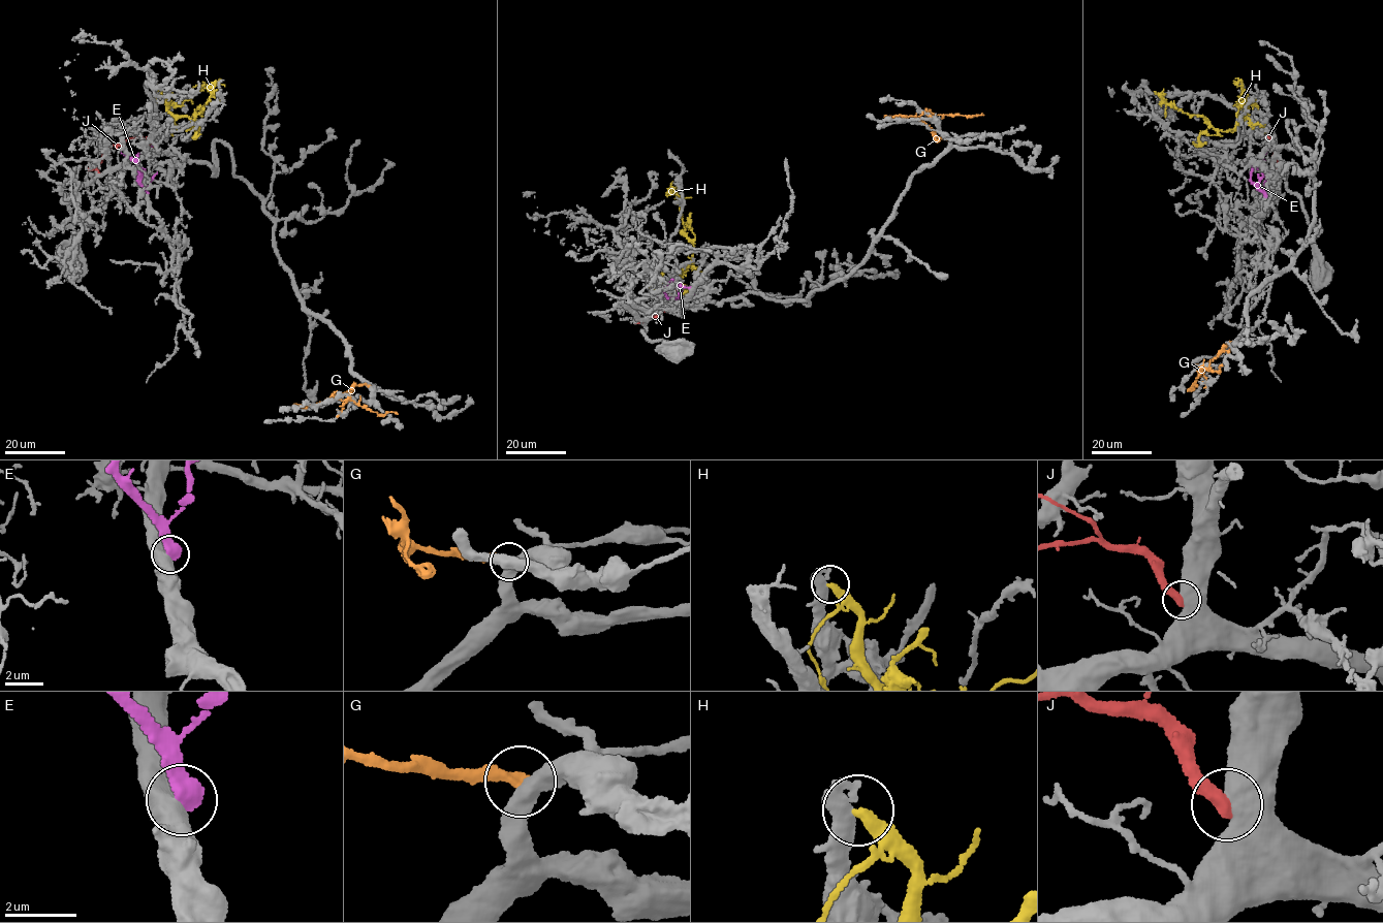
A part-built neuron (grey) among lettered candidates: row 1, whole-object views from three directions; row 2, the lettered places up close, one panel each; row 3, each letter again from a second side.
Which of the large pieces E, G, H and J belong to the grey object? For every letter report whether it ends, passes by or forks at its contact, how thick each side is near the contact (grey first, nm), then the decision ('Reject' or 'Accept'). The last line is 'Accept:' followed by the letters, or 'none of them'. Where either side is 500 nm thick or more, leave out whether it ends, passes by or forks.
E: Thickness 500 nm (grey) against 500 nm. Reject
G: It ends there. Thickness 480 nm (grey) against 300 nm. Reject
H: Thickness 600 nm (grey) against 360 nm. Reject
J: Thickness 750 nm (grey) against 400 nm. Reject
Accept: none of them

